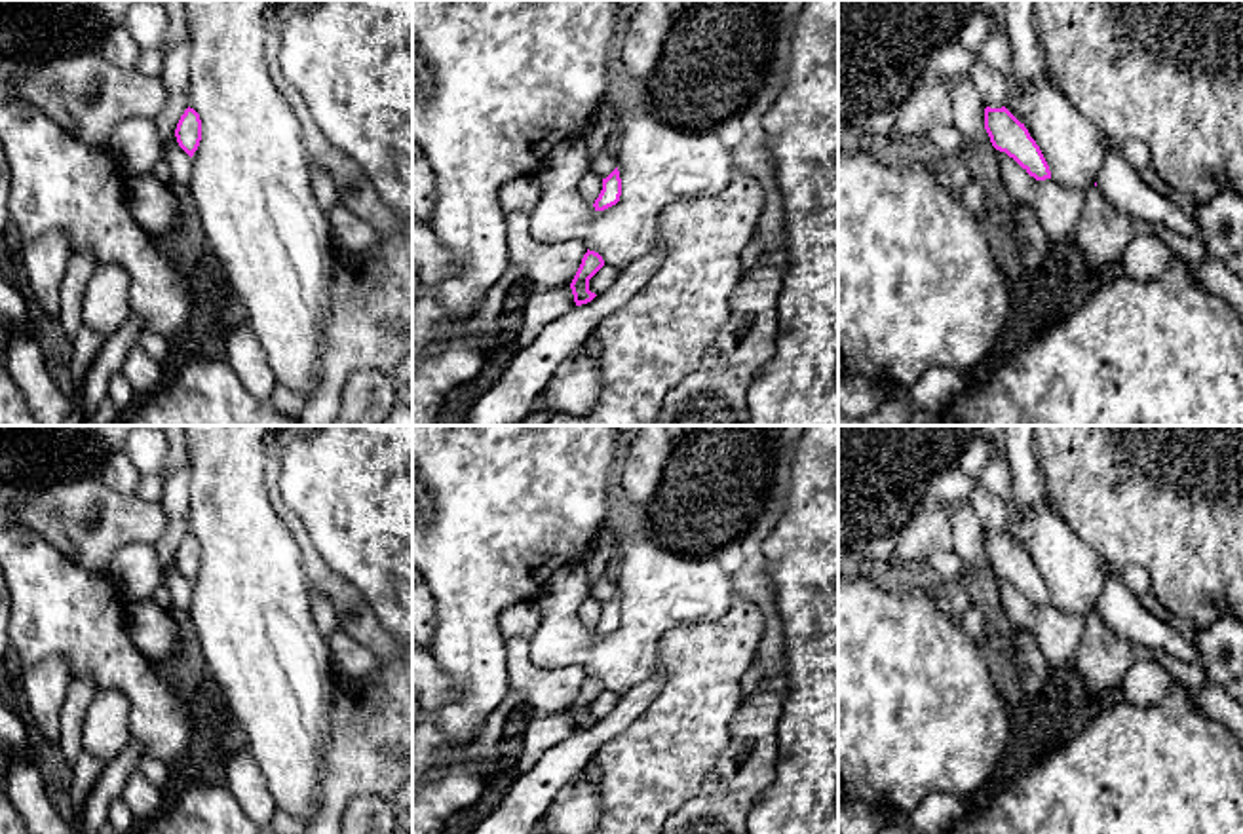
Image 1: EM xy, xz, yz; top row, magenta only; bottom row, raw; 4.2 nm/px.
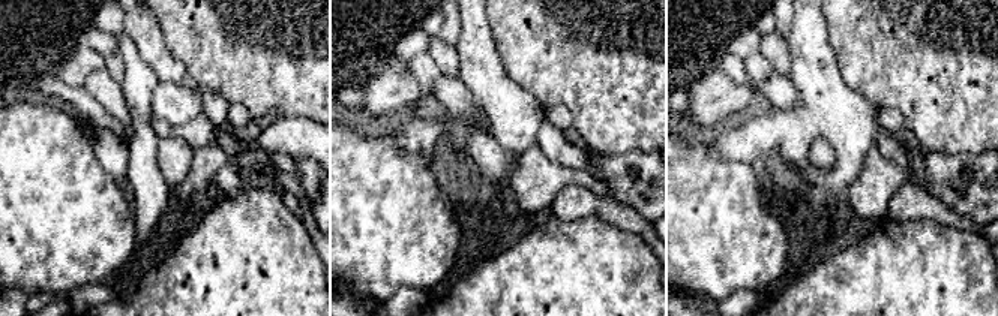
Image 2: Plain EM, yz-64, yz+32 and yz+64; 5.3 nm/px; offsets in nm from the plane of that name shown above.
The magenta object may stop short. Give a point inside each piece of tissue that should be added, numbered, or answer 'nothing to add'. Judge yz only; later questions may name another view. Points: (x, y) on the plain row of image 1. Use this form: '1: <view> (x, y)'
nothing to add

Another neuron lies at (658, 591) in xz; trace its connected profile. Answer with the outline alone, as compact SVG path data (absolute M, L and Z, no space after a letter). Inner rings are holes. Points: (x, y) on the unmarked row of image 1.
M614 530L614 549L622 555L616 570L616 589L622 604L620 627L597 636L585 627L578 610L589 597L589 576L583 560L570 562L551 576L534 600L540 627L530 636L530 661L542 671L580 665L589 676L602 682L604 690L627 693L654 674L661 638L682 625L705 625L720 619L732 606L732 579L711 559L684 559L656 545L650 538L629 536Z

